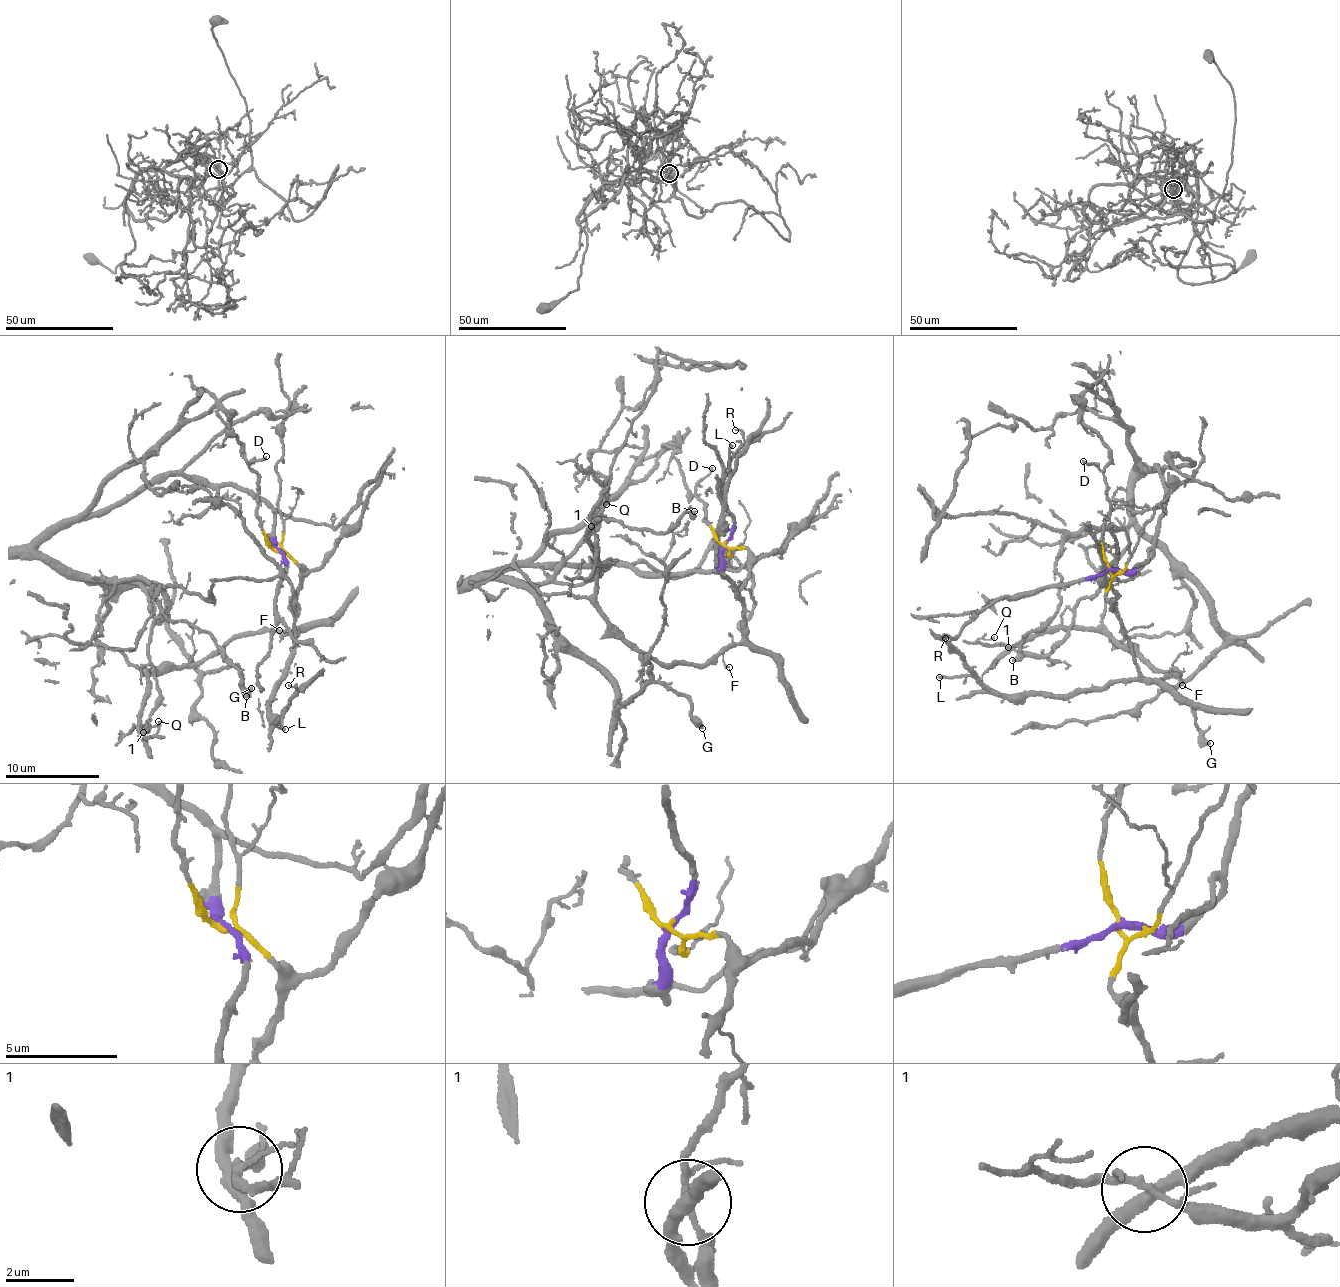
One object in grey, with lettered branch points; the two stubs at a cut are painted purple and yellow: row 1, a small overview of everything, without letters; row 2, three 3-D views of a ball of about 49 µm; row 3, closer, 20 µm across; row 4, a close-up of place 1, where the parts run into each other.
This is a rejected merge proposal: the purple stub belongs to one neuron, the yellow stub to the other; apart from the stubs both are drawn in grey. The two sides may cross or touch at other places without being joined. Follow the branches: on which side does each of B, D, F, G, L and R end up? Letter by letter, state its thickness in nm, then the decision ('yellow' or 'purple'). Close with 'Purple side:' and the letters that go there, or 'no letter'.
B: 440 nm | purple
D: 180 nm | yellow
F: 150 nm | yellow
G: 400 nm | purple
L: 200 nm | yellow
R: 160 nm | yellow
Purple side: B, G

